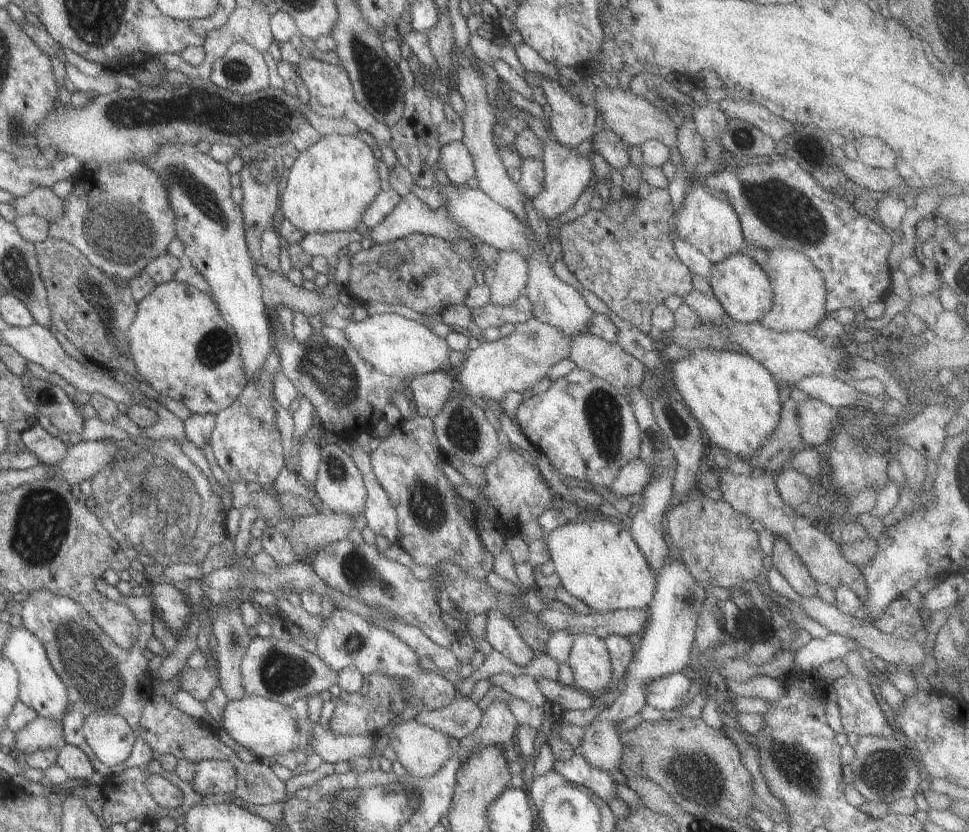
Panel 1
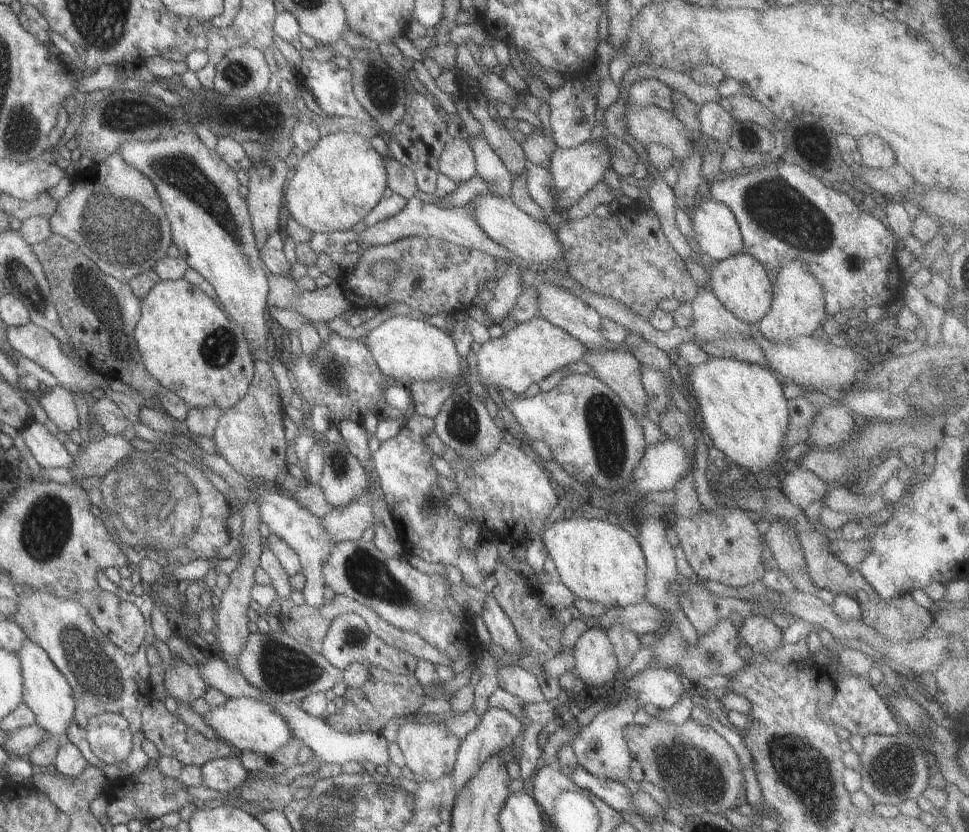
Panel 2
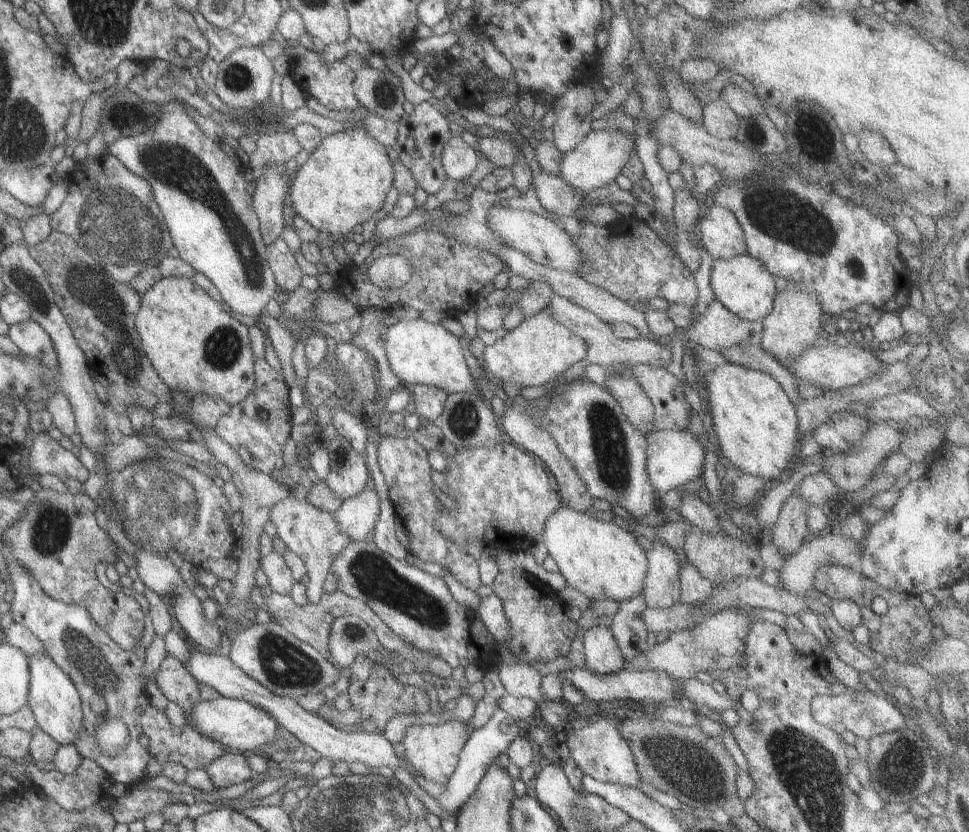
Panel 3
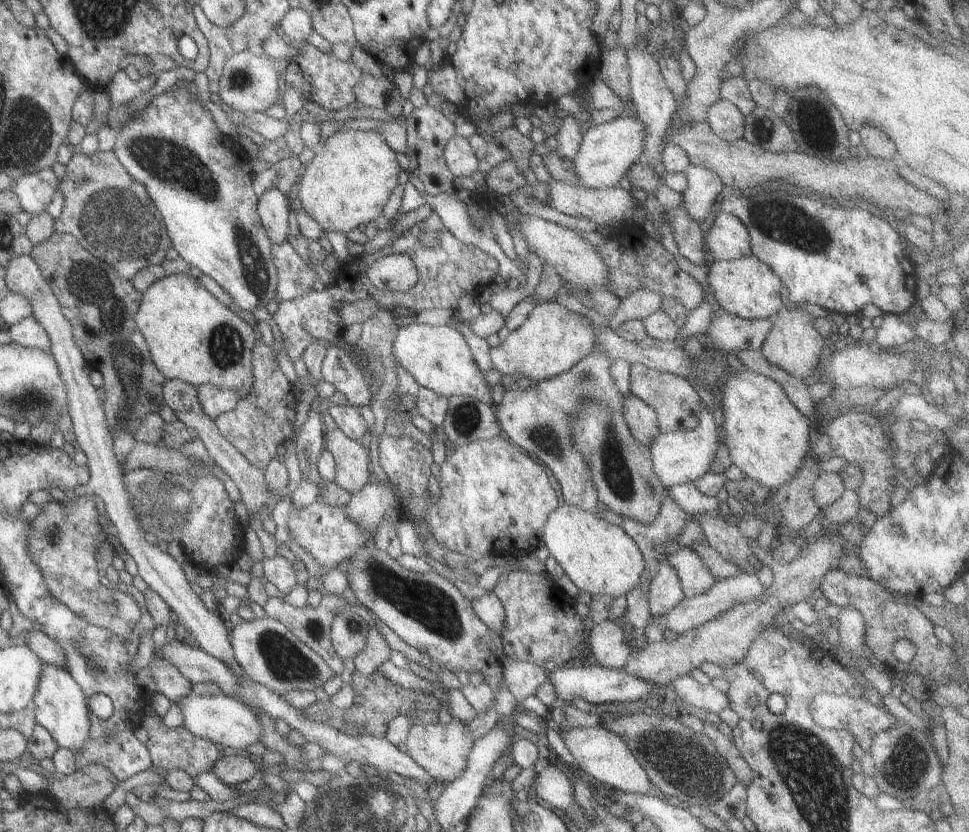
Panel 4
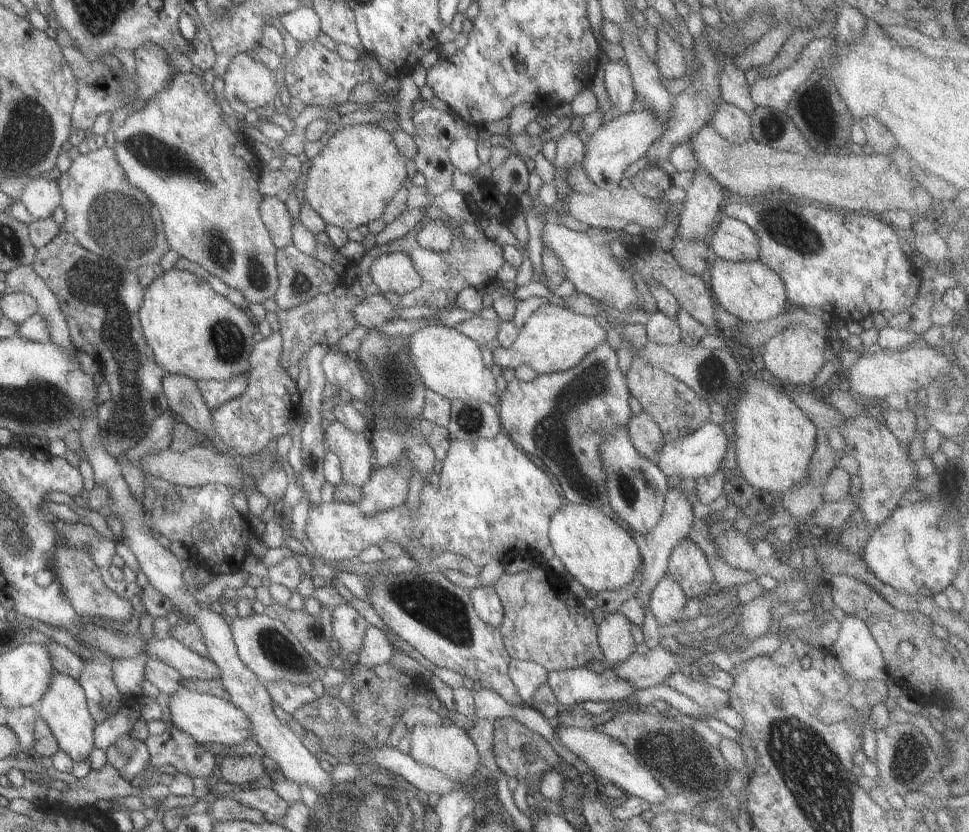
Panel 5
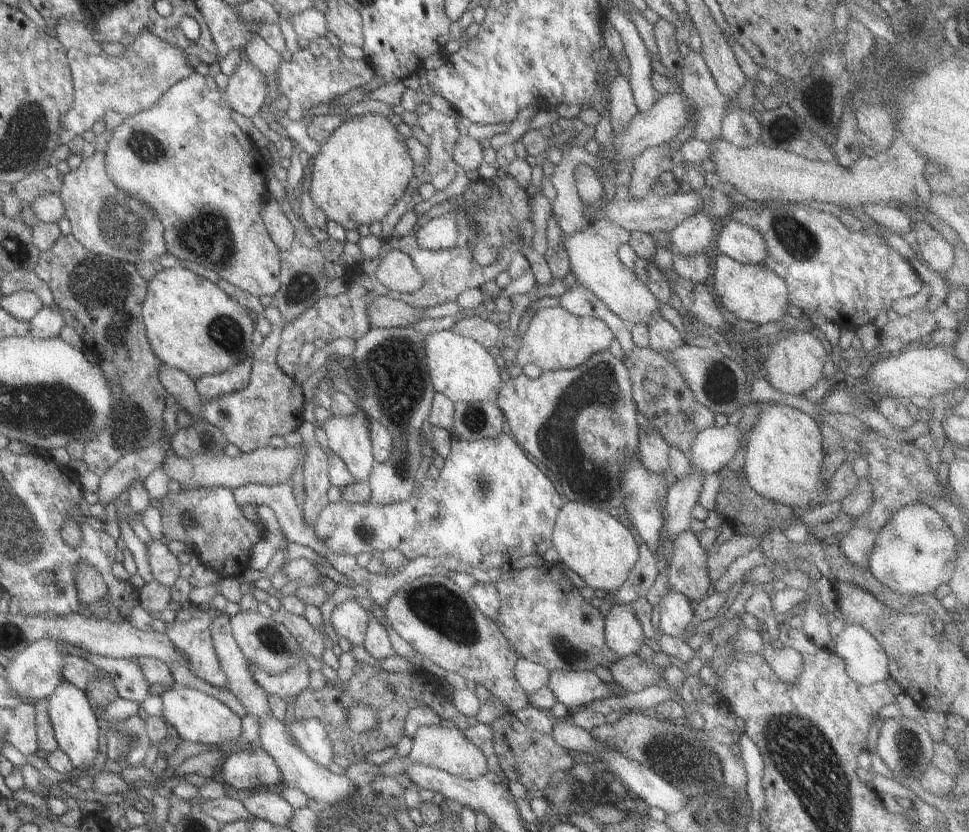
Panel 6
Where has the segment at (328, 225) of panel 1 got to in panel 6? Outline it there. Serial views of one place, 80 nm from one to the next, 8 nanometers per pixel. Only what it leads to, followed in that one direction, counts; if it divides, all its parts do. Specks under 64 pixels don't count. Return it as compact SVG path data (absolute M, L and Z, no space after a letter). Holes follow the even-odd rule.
M366 113L345 118L343 122L320 144L315 157L306 170L307 189L313 202L323 211L326 220L332 220L345 230L356 230L361 224L379 222L401 195L413 174L412 158L408 155L404 137L382 114Z

